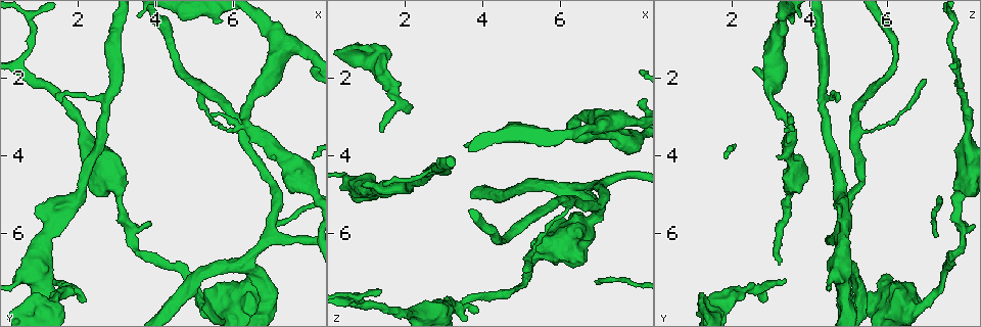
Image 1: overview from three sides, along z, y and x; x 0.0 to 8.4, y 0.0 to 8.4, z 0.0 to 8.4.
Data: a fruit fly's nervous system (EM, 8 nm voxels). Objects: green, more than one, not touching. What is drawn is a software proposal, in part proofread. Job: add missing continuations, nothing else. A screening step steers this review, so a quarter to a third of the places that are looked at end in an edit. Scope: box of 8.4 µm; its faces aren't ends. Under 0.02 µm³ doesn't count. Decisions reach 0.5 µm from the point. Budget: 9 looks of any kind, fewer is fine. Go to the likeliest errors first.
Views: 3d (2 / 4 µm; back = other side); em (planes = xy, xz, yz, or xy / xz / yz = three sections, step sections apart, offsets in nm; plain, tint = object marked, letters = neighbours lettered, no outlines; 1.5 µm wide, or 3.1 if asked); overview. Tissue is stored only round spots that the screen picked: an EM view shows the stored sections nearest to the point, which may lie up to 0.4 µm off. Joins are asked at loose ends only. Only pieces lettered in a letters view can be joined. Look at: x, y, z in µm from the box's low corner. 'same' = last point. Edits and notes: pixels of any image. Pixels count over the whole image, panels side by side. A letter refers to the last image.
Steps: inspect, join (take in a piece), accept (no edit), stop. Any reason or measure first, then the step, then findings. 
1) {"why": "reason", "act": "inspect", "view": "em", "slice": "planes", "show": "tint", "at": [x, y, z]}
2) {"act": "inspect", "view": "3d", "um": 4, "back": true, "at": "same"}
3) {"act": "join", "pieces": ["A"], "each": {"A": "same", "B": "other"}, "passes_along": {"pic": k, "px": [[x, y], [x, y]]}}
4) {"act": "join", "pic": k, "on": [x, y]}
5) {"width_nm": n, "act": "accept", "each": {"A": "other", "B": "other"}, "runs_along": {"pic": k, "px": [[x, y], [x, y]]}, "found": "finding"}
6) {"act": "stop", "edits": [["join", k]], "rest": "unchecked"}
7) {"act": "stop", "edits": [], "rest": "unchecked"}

{"why": "thin end", "act": "inspect", "view": "3d", "um": 2, "at": [1.40, 7.20, 3.40]}

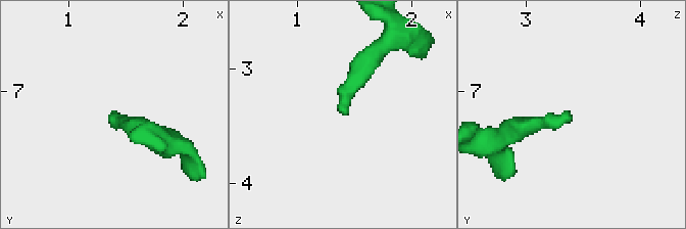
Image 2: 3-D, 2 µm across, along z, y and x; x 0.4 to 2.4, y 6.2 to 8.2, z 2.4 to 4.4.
{"act": "inspect", "view": "em", "slice": "planes", "show": "letters", "at": [1.40, 7.22, 3.40]}

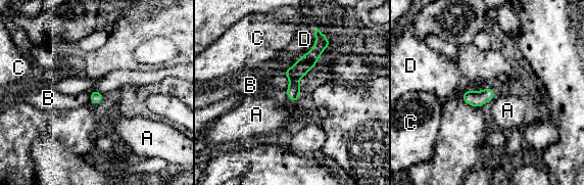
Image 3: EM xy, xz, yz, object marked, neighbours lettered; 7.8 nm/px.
{"act": "accept", "each": {"A": "other", "B": "other", "C": "other", "D": "other"}, "runs_along": {"pic": 3, "px": [[322, 46], [294, 75], [290, 96]]}, "found": "none of them fits"}

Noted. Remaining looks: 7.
{"why": "an open end", "act": "inspect", "view": "3d", "um": 2, "at": [5.40, 2.90, 3.45]}

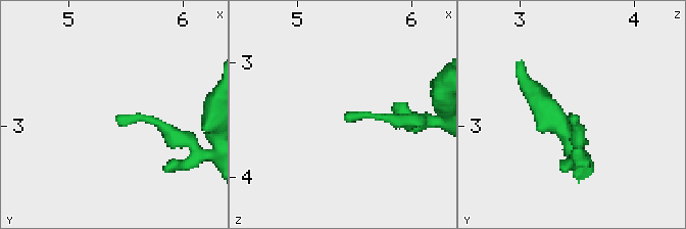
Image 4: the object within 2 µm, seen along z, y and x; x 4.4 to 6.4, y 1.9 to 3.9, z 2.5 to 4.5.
{"why": "need the tissue", "act": "inspect", "view": "em", "slice": "xz", "step": 4, "show": "letters", "at": [5.44, 2.90, 3.42]}

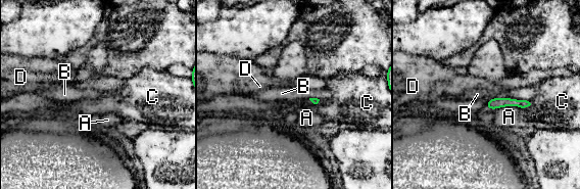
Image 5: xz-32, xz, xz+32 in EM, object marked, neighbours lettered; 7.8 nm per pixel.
{"act": "accept", "each": {"A": "other", "B": "other", "C": "other", "D": "other"}, "runs_along": {"pic": 5, "px": [[526, 103], [495, 102], [488, 105]]}, "found": "no lettered piece goes on from it"}

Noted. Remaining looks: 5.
{"why": "an open end", "act": "inspect", "view": "em", "slice": "xz", "step": 8, "show": "tint", "at": [1.45, 2.50, 4.70]}

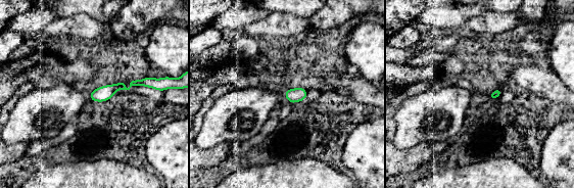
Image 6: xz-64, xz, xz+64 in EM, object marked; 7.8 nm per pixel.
{"act": "inspect", "view": "em", "slice": "planes", "show": "letters", "at": "same"}

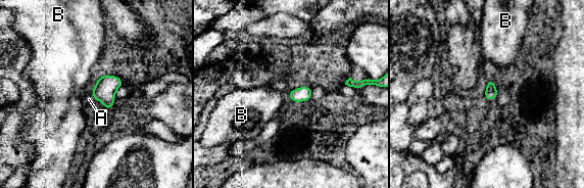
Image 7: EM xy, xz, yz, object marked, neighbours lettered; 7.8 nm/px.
{"act": "join", "pieces": ["A"], "each": {"A": "same", "B": "other"}, "found": "the cell continues"}

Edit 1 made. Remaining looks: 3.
{"act": "inspect", "view": "overview"}

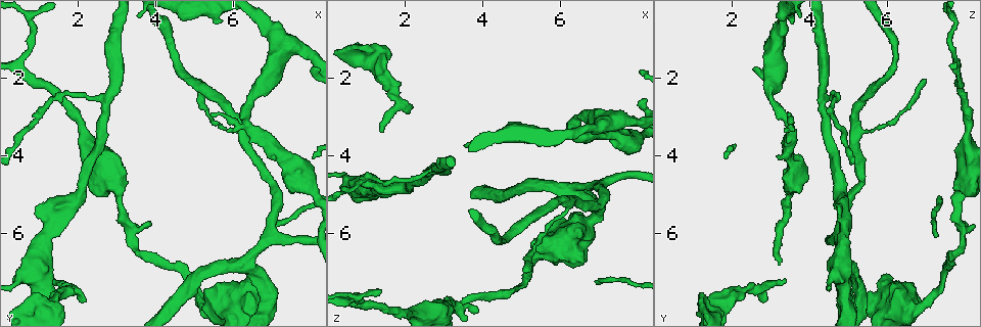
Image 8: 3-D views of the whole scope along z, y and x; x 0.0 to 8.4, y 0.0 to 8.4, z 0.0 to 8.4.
{"why": "free end", "act": "inspect", "view": "em", "slice": "planes", "show": "letters", "at": [3.90, 5.70, 7.90]}

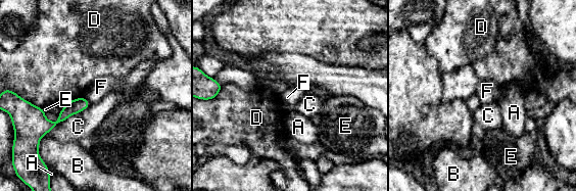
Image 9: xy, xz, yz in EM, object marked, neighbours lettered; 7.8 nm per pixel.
{"width_nm": 110, "act": "accept", "each": {"A": "other", "B": "other", "C": "other", "D": "other", "E": "other", "F": "other"}, "border": {"pic": 9, "px": [[83, 96], [91, 103]]}, "found": "none of them fits"}

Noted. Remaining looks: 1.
{"act": "stop", "edits": [["join", 7]], "rest": "unchecked"}

